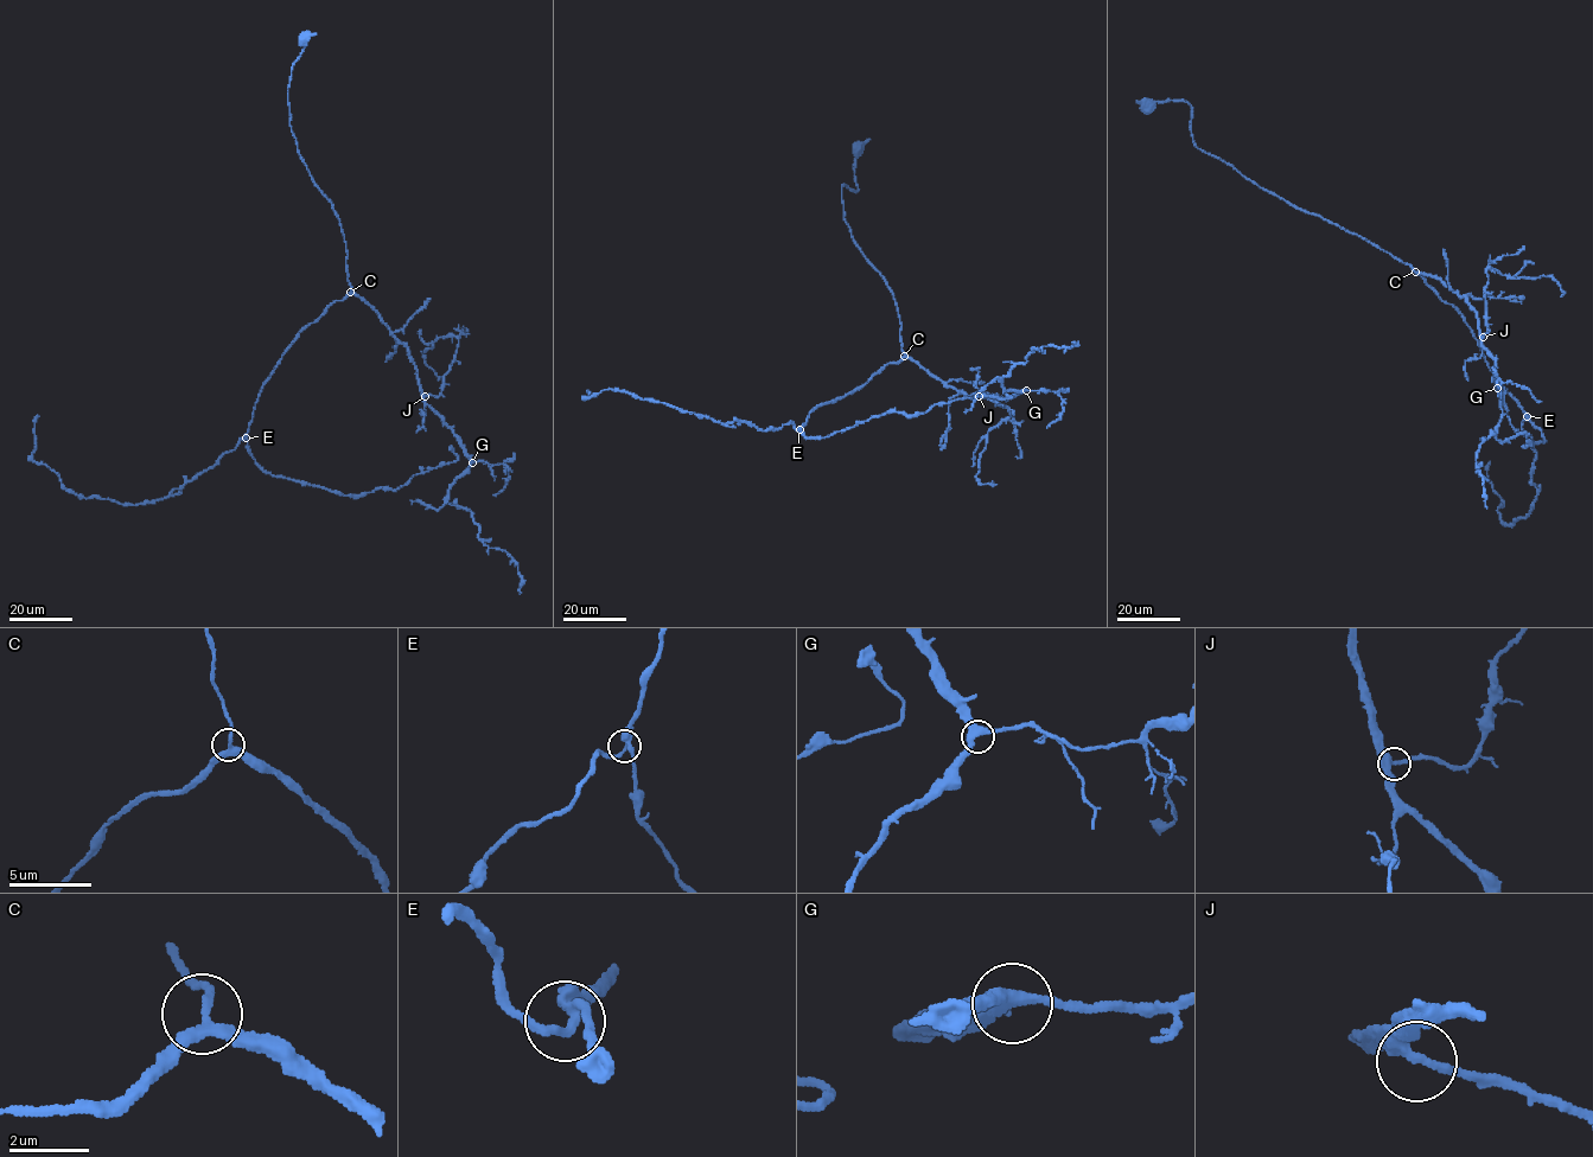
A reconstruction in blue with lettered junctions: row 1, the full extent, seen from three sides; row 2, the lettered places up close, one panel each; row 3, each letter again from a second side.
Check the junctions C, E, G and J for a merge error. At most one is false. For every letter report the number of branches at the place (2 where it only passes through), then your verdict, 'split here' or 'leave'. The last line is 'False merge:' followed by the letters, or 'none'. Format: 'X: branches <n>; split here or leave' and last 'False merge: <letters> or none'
C: branches 3; leave
E: branches 3; leave
G: branches 3; leave
J: branches 3; leave
False merge: none

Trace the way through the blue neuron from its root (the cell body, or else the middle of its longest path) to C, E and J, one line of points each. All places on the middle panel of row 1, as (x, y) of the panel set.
C: (858, 147), (854, 159), (858, 190), (843, 184), (841, 189), (843, 219), (856, 245), (892, 293), (905, 355)
E: (858, 147), (858, 190), (843, 184), (841, 189), (843, 219), (892, 293), (905, 357), (816, 407), (800, 429)
J: (858, 147), (858, 190), (843, 184), (841, 189), (843, 219), (892, 293), (902, 351), (948, 387), (979, 396)

